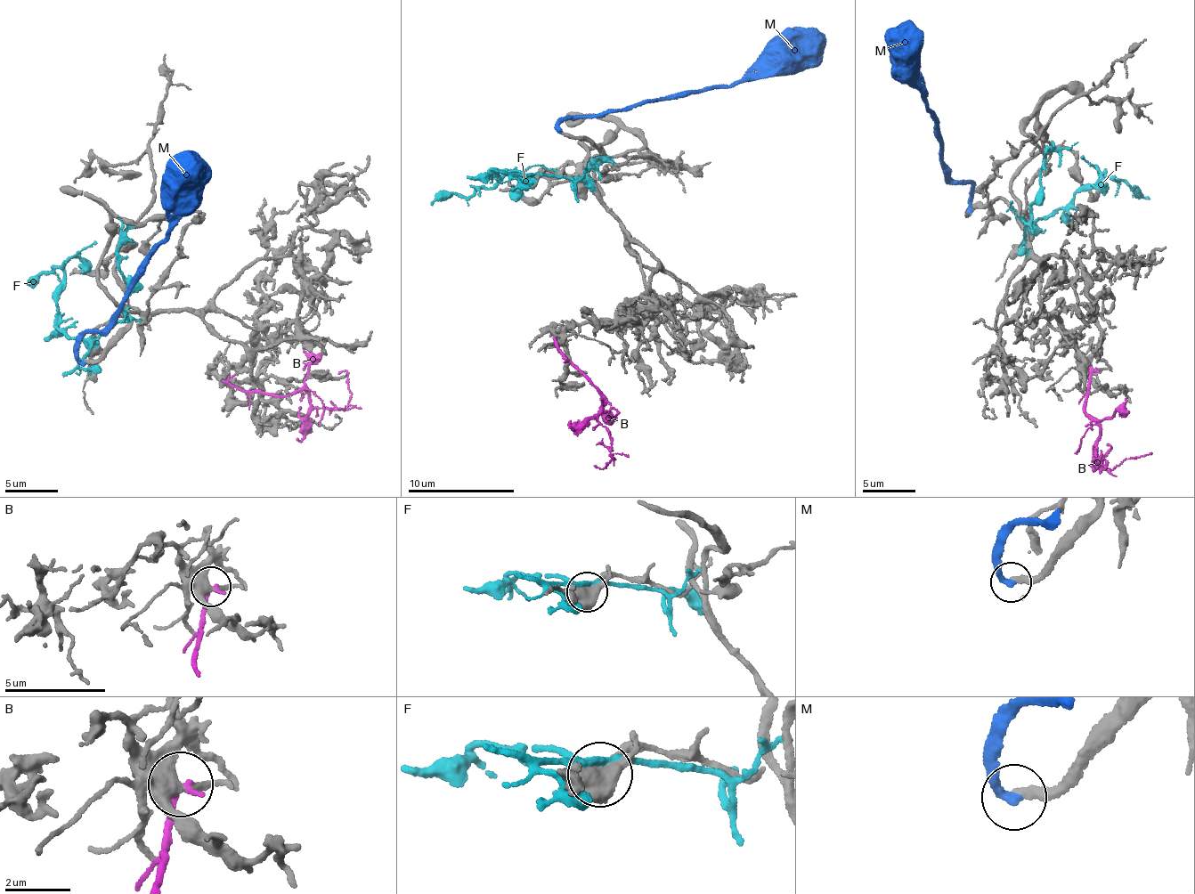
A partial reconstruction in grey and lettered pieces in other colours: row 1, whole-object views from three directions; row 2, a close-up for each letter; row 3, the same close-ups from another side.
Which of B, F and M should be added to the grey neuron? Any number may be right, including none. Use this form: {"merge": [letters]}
{"merge": ["M"]}

